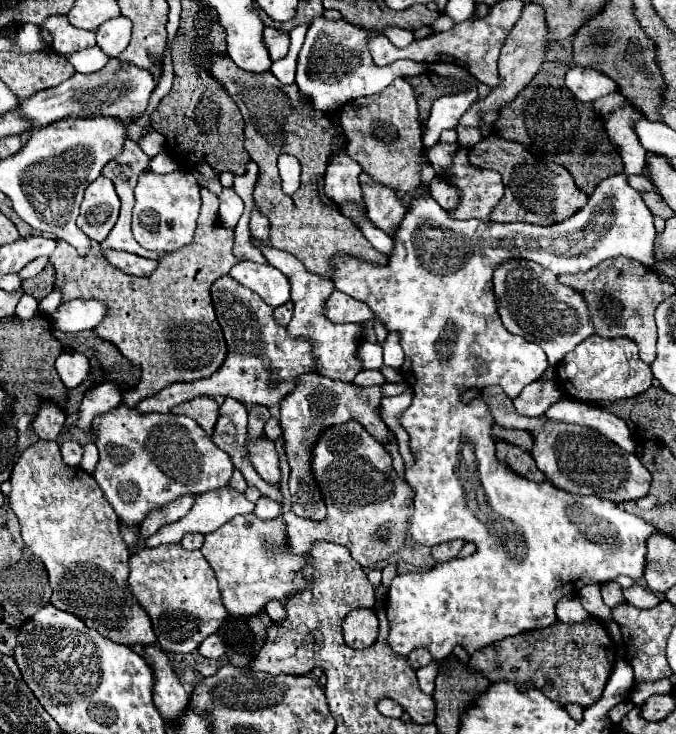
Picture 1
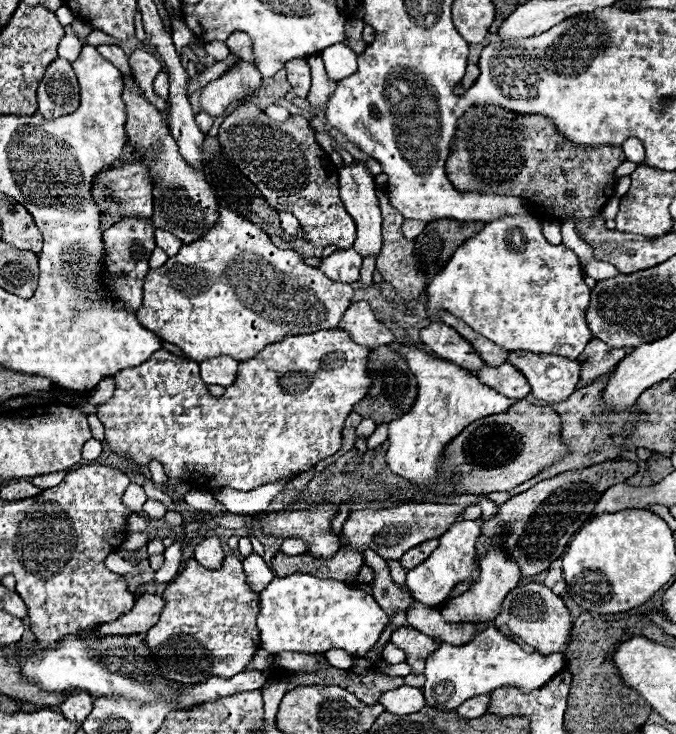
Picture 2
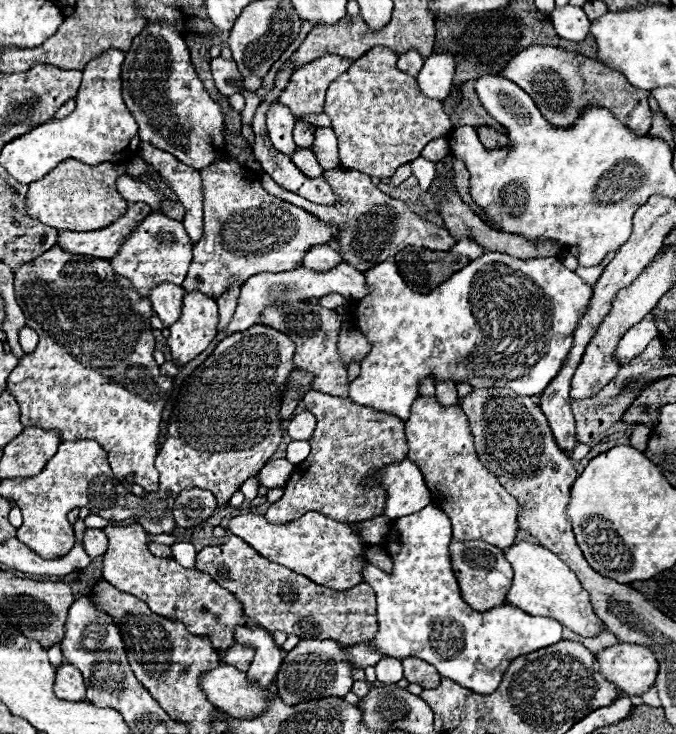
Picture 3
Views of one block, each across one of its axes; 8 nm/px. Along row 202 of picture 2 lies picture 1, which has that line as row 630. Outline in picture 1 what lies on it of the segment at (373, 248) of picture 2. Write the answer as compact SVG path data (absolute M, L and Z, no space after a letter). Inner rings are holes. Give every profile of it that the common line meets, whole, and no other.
M360 608L352 610L344 618L344 640L350 648L368 648L378 638L378 618L374 610Z

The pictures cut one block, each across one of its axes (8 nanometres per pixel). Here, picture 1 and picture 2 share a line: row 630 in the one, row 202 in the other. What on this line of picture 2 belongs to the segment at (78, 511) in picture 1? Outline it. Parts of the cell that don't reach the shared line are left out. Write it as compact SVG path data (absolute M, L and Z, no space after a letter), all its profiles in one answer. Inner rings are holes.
M144 162L124 164L118 168L110 168L100 172L94 178L92 194L96 204L100 206L102 214L110 216L152 216L152 200L154 200L154 178L150 176L150 168Z

